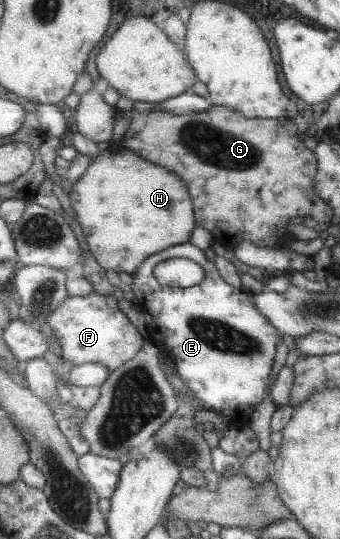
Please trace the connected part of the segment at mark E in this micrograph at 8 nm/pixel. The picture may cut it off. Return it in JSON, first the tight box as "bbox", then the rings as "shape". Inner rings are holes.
{"bbox":[128,241,281,428],"shape":[[[190,241],[174,245],[144,258],[144,262],[132,274],[132,284],[128,289],[129,298],[136,311],[144,313],[150,339],[172,358],[178,375],[184,384],[209,410],[222,414],[230,428],[246,427],[256,407],[271,394],[270,378],[281,333],[268,322],[256,308],[252,292],[243,286],[228,284],[218,273],[216,265],[204,255],[204,249]],[[168,258],[188,258],[205,270],[204,280],[191,287],[169,287],[162,285],[154,276],[156,264]]]}

